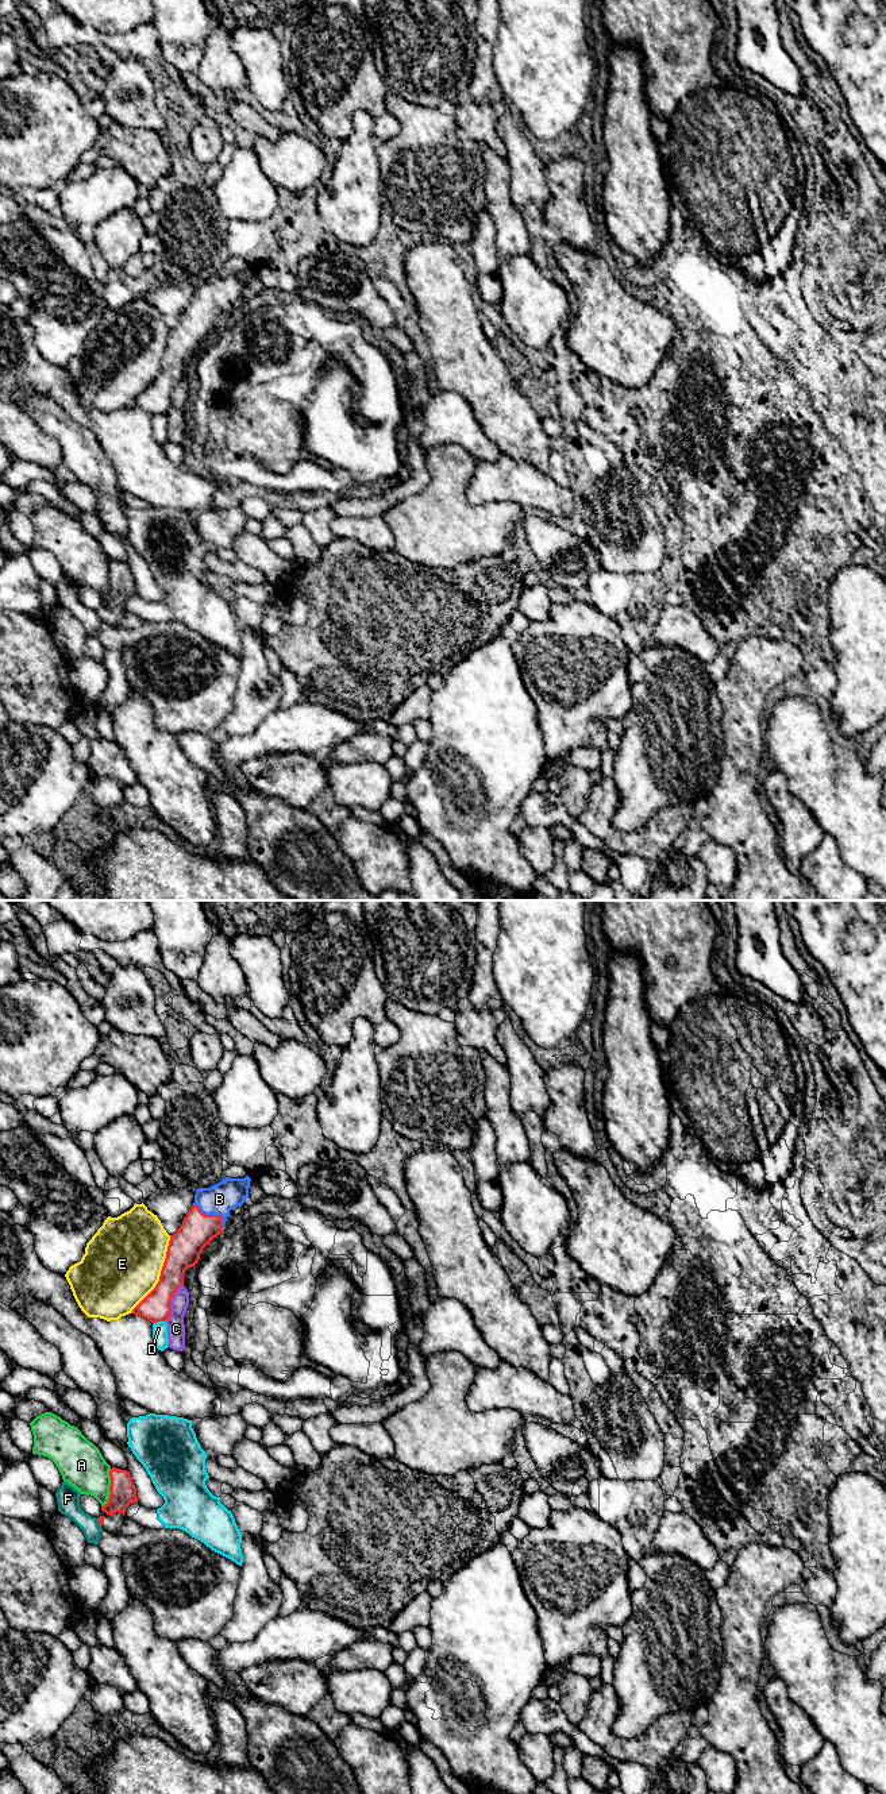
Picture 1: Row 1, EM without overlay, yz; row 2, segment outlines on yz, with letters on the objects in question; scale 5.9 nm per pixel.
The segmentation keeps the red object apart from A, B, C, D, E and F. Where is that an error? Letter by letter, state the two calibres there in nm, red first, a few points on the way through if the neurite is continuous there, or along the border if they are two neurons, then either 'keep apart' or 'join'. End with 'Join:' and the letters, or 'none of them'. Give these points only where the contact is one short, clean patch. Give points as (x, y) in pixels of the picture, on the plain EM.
A: calibres 160 and 280 nm; keep apart
B: calibres 200 and 190 nm; way yz (197, 323), (211, 307), (211, 300), (219, 292); join
C: calibres 180 and 110 nm; border yz (183, 377), (172, 392), (172, 406), (165, 413); keep apart
D: calibres 180 and 100 nm; keep apart
E: calibres 200 and 460 nm; keep apart
F: calibres 40 and 140 nm; border yz (96, 612), (100, 618); keep apart
Join: B

